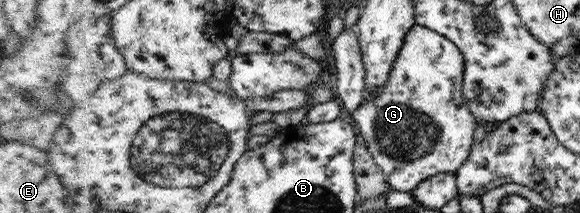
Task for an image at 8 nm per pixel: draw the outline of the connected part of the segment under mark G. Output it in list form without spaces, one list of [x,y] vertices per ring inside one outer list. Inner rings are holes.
[[[413,25],[404,38],[388,81],[376,95],[364,95],[350,119],[359,128],[359,136],[365,140],[376,165],[387,176],[387,182],[393,190],[411,192],[421,181],[436,174],[457,173],[470,157],[469,146],[473,144],[473,132],[478,120],[475,120],[473,110],[463,100],[463,84],[463,52],[456,43],[439,31]]]

